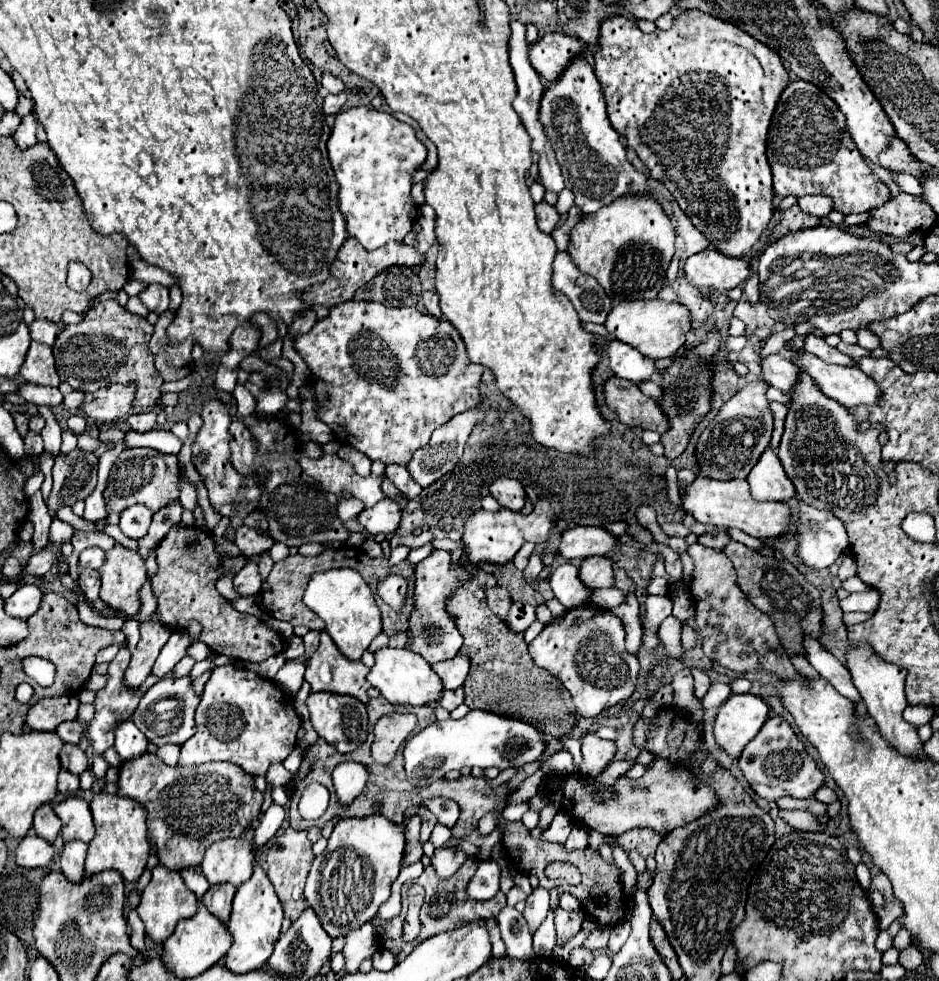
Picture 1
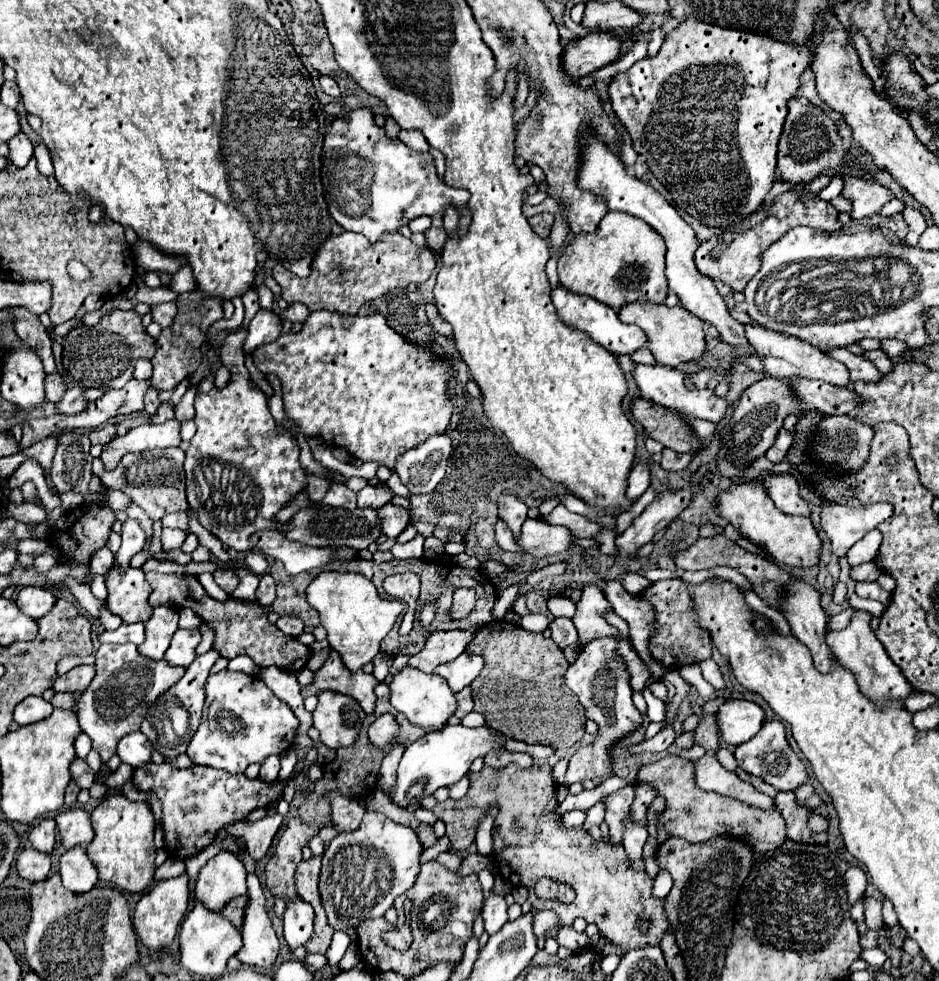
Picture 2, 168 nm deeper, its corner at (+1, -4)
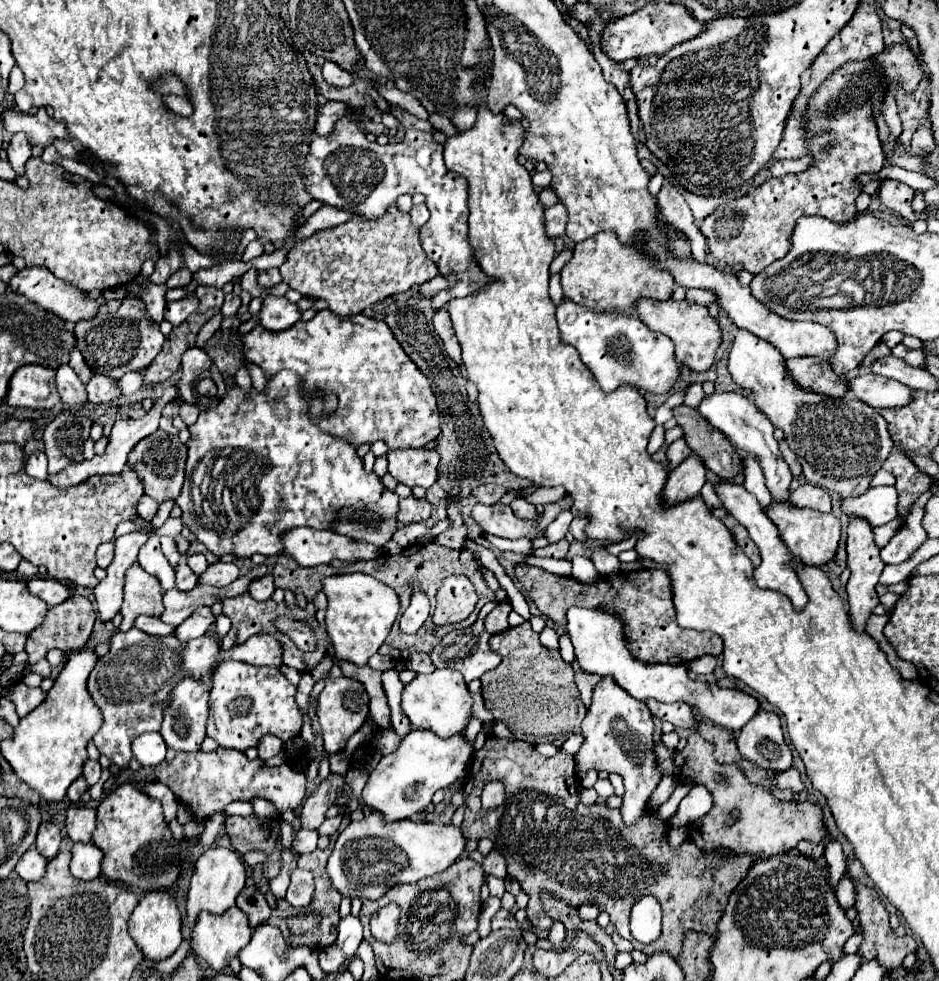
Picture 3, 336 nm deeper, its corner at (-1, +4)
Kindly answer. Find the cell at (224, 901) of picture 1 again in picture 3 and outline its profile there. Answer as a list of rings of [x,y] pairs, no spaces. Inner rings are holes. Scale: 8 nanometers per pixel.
[[[245,886],[237,896],[237,906],[249,916],[251,928],[265,924],[271,916],[271,908],[263,896],[263,892],[255,886]]]

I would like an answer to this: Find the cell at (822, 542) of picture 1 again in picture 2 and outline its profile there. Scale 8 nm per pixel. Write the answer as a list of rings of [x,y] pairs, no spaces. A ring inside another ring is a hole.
[[[873,504],[865,508],[821,506],[821,528],[831,540],[831,554],[845,556],[845,552],[859,542],[869,530],[893,514],[891,504]]]

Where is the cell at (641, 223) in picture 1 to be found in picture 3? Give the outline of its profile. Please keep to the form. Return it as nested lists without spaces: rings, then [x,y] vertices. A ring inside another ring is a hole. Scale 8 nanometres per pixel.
[[[603,230],[575,246],[571,262],[561,272],[561,286],[565,298],[593,312],[633,314],[635,302],[639,298],[669,300],[675,288],[675,280],[669,272],[655,268],[633,246],[623,246],[615,232]]]

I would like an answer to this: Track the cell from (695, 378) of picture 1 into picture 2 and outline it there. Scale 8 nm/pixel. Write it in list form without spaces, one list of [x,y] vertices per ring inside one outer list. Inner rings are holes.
[[[663,448],[663,458],[661,458],[661,468],[665,470],[683,470],[691,462],[691,454],[677,454],[669,448]]]

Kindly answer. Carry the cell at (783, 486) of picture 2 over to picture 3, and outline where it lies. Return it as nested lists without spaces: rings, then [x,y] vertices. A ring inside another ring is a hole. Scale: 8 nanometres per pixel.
[[[803,484],[791,494],[791,502],[799,508],[811,508],[819,512],[831,512],[831,498],[827,490],[813,486],[813,484]]]

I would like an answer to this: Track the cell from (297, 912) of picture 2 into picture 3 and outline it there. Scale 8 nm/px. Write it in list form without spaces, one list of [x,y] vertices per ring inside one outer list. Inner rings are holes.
[[[295,868],[291,874],[291,884],[287,890],[287,902],[295,906],[295,910],[307,910],[313,896],[313,874],[309,870]]]

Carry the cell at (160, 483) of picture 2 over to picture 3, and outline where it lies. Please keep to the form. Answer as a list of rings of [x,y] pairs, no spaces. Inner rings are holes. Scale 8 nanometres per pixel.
[[[157,430],[135,444],[135,448],[129,454],[129,466],[141,476],[145,484],[145,494],[161,504],[167,498],[179,496],[185,476],[185,458],[187,458],[187,446],[177,436]]]

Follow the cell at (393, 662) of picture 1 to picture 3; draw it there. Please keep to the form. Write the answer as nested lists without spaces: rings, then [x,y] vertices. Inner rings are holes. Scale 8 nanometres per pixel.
[[[435,670],[433,674],[417,674],[403,690],[403,712],[413,726],[421,730],[431,730],[441,738],[451,738],[461,734],[471,720],[473,698],[467,690],[467,684],[457,670]]]

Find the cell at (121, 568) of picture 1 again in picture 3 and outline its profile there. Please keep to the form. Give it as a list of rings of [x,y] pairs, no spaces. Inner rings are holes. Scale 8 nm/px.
[[[137,562],[125,574],[125,600],[121,606],[123,622],[119,626],[121,632],[133,628],[135,618],[141,614],[161,616],[163,614],[163,588],[155,576],[145,572]]]

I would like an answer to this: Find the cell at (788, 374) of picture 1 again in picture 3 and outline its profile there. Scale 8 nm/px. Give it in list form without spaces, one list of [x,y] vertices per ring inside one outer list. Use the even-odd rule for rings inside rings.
[[[873,372],[847,378],[847,384],[853,398],[873,408],[903,408],[913,400],[913,390],[909,386]]]

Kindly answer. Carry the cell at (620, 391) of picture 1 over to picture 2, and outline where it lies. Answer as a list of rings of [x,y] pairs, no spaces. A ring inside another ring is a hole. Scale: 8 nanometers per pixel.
[[[635,398],[631,402],[631,414],[643,426],[645,434],[661,442],[665,448],[675,452],[695,452],[699,448],[697,438],[691,436],[689,424],[679,420],[667,408],[645,398]]]

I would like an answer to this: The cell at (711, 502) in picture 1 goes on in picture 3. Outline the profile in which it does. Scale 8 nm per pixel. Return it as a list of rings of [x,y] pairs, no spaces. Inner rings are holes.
[[[775,502],[765,510],[765,514],[769,516],[769,520],[773,524],[777,524],[779,536],[783,538],[789,552],[793,556],[799,556],[799,560],[803,564],[823,566],[835,556],[839,536],[841,536],[841,522],[833,514],[821,514],[821,512],[815,512],[815,510],[803,510],[803,508],[797,508],[797,506],[775,504]]]

